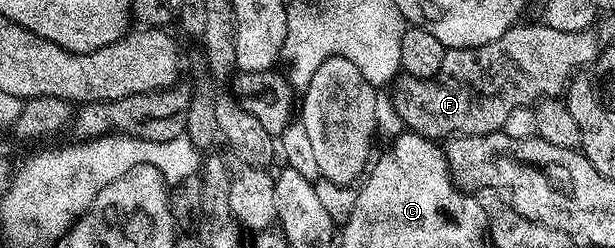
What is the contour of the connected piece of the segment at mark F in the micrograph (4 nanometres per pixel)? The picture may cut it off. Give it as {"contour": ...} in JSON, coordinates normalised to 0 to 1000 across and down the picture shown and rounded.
{"contour":[[[881,89],[850,93],[839,93],[837,109],[815,137],[815,153],[789,185],[730,194],[724,250],[717,250],[717,282],[701,323],[660,298],[644,306],[634,359],[636,419],[655,496],[654,512],[709,573],[725,569],[741,540],[790,548],[797,532],[813,528],[821,476],[828,476],[834,444],[868,423],[878,395],[914,391],[932,294],[966,258],[971,222],[966,125],[920,129],[899,121]]]}

